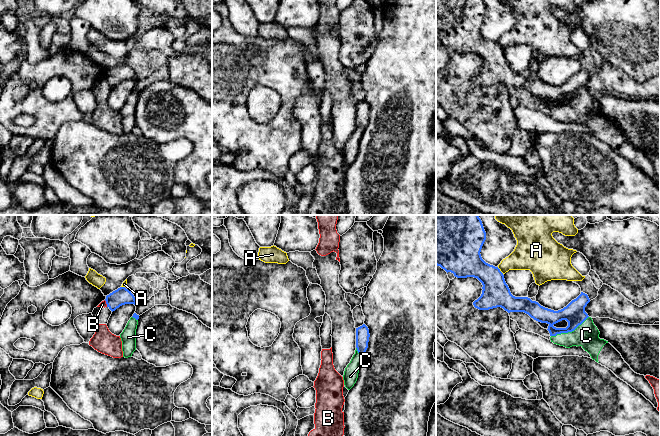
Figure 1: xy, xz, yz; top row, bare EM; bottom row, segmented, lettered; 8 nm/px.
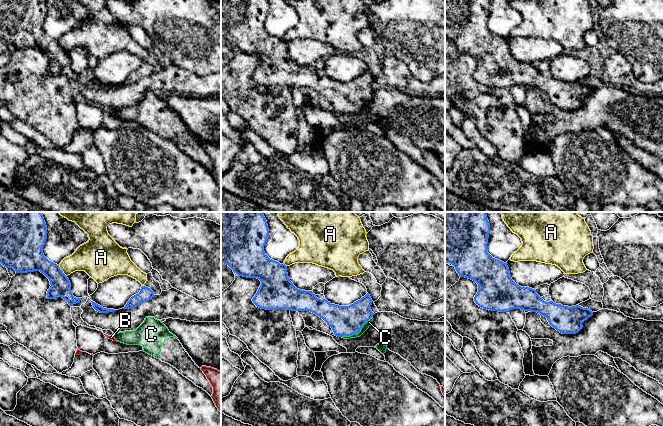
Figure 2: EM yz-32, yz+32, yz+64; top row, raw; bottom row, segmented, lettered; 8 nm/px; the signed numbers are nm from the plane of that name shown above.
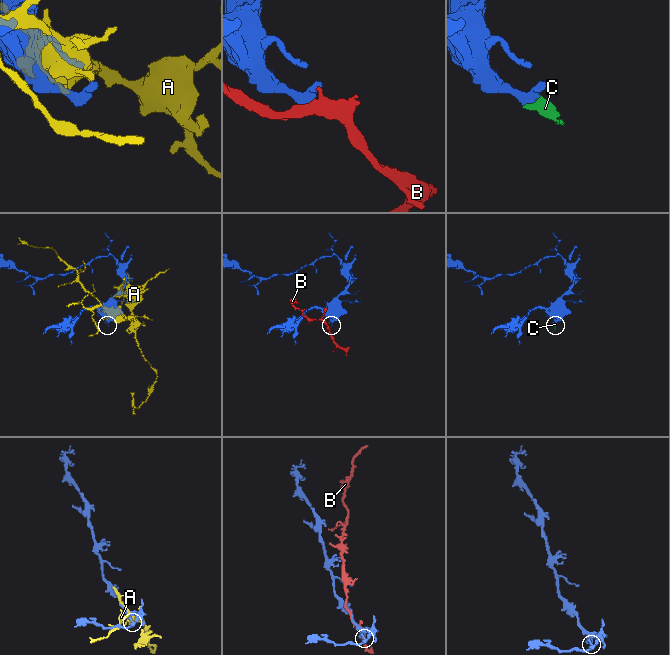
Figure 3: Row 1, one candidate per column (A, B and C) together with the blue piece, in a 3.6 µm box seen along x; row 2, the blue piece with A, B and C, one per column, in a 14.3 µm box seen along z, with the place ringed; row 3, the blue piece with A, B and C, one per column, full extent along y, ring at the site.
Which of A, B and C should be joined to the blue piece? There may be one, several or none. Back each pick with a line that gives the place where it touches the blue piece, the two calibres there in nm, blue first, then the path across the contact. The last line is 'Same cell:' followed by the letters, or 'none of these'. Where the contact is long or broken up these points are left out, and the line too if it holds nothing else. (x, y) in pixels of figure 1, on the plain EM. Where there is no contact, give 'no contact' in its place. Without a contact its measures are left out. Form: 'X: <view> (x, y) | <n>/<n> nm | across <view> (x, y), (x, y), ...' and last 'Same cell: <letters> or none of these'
C: yz (569, 107) | 180/190 nm | across yz (574, 89), (574, 102), (569, 107), (586, 111)
Same cell: C

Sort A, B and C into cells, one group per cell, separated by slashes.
A / B / C

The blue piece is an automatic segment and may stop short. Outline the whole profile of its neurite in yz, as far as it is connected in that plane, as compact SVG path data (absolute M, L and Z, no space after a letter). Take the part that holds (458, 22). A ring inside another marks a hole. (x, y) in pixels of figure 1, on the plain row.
M436 0L436 41L447 49L453 49L457 54L474 53L482 59L482 70L473 78L475 84L489 86L501 83L508 89L524 88L538 98L547 99L551 118L566 124L581 122L593 136L611 146L618 154L649 176L655 184L658 183L654 165L645 152L635 149L608 117L599 114L599 106L594 101L592 94L585 88L585 83L590 78L587 70L581 68L576 75L558 87L545 84L528 73L513 72L500 45L482 35L480 28L485 16L486 8L483 0ZM562 96L568 98L566 104L553 102Z

